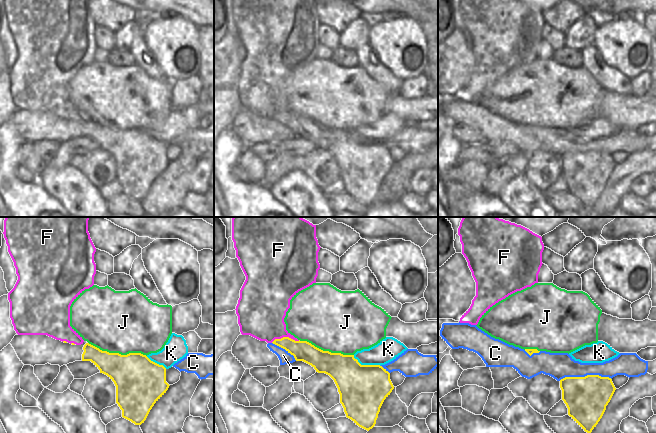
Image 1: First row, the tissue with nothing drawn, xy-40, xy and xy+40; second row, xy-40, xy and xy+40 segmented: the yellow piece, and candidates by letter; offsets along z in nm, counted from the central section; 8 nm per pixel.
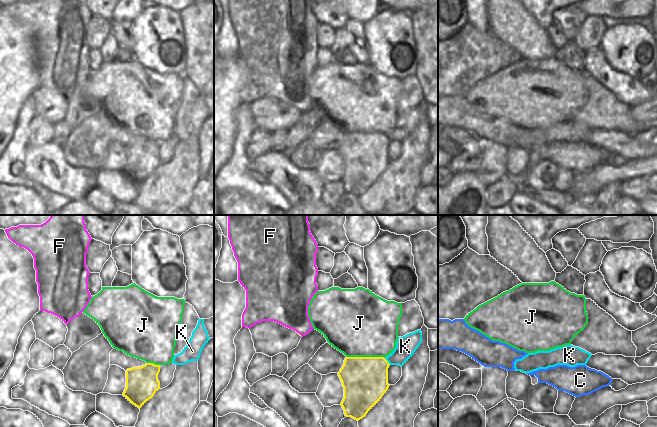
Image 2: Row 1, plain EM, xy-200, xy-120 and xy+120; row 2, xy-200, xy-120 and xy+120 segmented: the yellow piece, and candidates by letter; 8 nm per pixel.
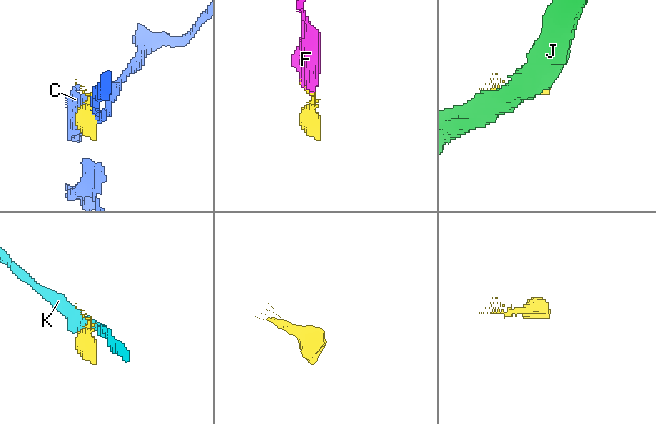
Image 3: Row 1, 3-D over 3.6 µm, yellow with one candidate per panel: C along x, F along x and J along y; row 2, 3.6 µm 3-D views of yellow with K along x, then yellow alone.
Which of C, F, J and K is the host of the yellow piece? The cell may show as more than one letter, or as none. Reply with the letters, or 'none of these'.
none of these

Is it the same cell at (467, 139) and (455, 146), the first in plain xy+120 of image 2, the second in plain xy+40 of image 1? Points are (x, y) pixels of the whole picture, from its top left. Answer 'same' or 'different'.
different

